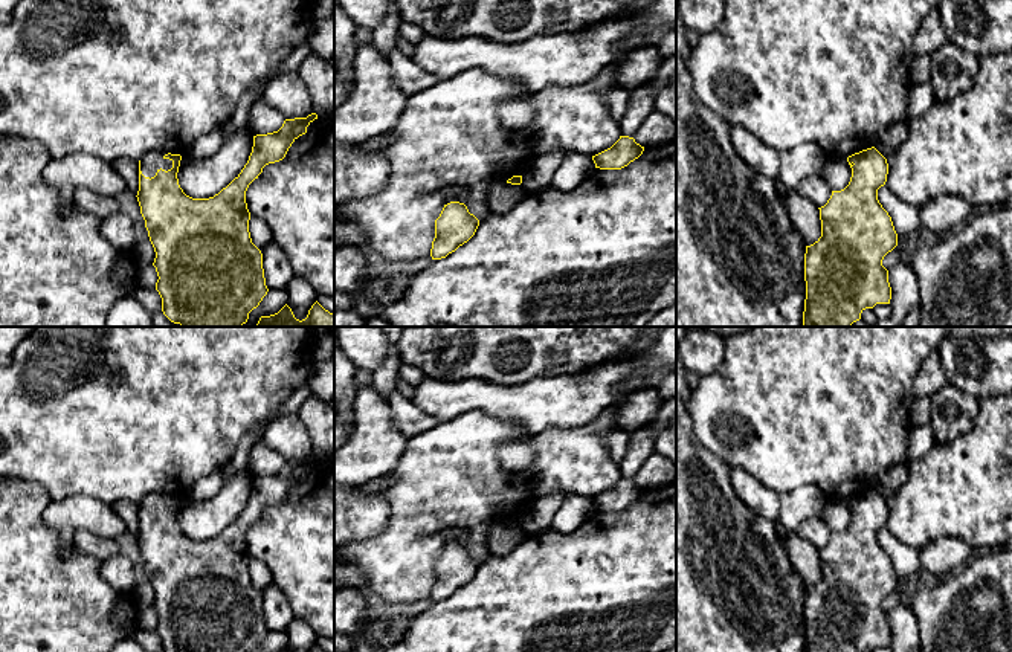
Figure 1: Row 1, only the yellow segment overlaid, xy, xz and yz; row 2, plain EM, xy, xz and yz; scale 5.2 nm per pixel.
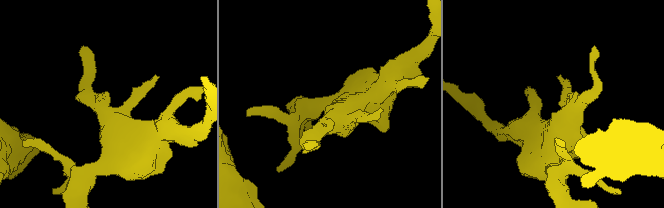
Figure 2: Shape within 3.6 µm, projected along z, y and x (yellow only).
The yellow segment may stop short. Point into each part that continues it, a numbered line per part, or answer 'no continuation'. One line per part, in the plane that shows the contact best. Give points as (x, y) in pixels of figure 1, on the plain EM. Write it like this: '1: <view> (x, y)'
1: xy (151, 504)

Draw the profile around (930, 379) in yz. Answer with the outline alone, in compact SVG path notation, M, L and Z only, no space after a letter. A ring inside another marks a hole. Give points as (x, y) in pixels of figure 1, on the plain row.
M934 350L920 365L914 379L914 397L931 397L946 385L946 377L940 366L939 353Z

